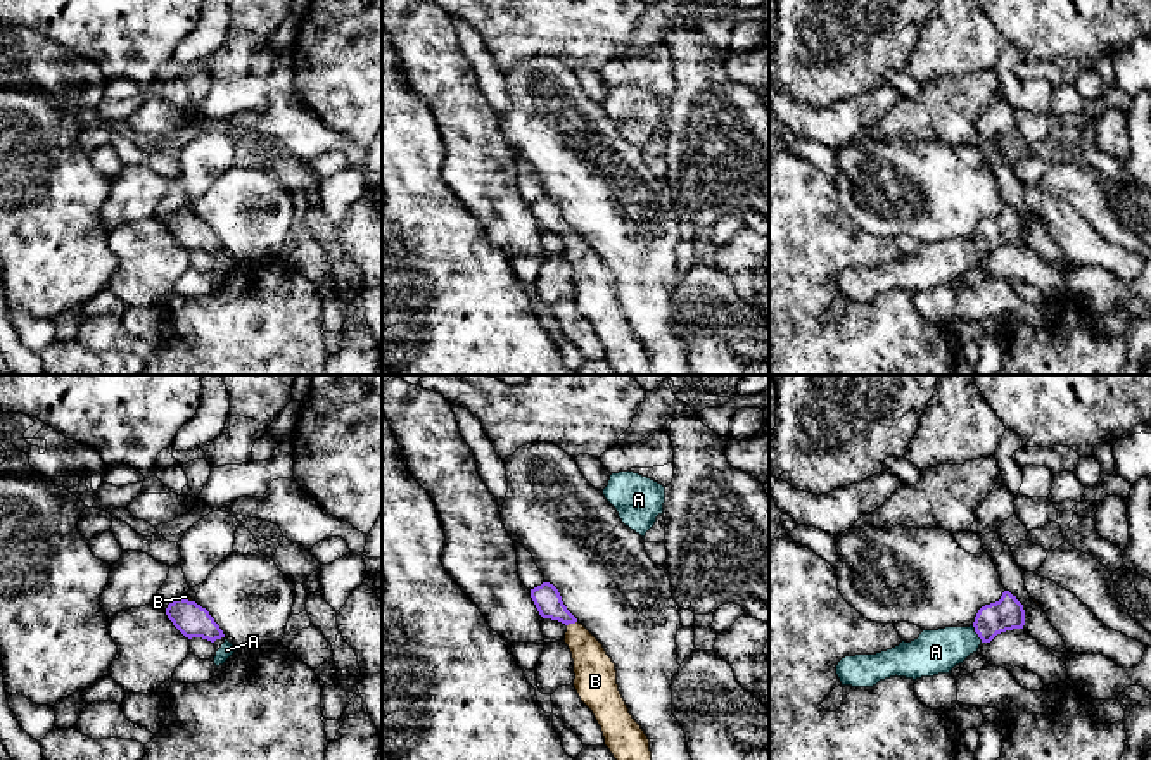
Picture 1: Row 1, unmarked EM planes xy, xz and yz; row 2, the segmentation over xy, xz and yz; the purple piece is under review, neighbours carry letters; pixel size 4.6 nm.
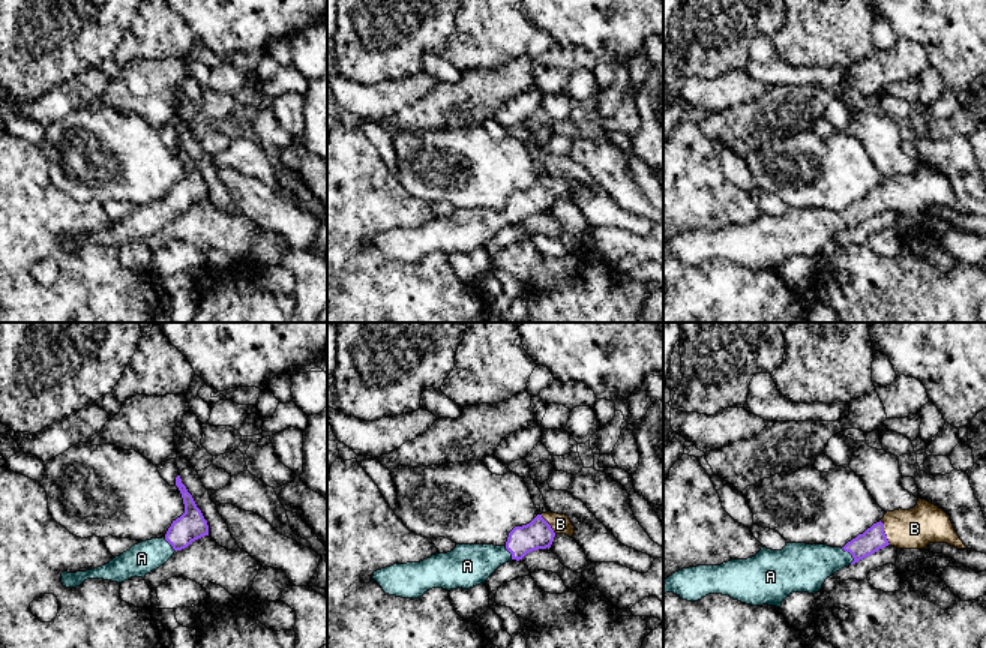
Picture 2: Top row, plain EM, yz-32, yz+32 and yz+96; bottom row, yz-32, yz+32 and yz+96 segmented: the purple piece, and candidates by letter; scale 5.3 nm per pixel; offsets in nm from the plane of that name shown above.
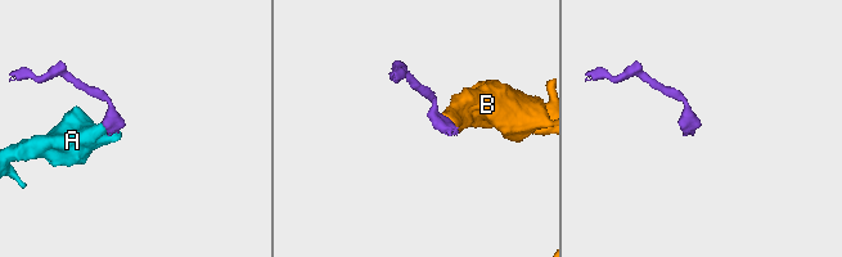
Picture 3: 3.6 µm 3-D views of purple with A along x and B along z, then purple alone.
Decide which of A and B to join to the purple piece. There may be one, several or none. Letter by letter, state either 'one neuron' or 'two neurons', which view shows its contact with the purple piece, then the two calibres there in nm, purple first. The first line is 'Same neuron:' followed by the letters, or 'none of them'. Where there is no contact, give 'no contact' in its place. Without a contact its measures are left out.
Same neuron: A, B
A: one neuron | yz | 150/200 nm
B: one neuron | xz | 130/180 nm

